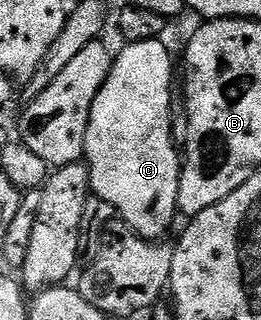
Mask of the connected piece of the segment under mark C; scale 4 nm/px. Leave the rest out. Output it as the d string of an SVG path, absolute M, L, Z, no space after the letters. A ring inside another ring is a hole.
M159 39L156 41L145 41L144 43L126 43L121 47L122 50L117 50L116 56L114 57L114 65L110 68L110 74L108 75L108 79L104 83L104 87L100 87L100 91L96 95L96 99L92 103L92 111L90 112L90 118L88 119L88 131L86 132L86 151L84 154L84 164L87 169L90 170L90 187L93 193L93 196L99 197L100 199L104 199L111 207L114 208L115 214L121 220L126 222L128 227L132 227L137 233L141 235L141 237L145 237L147 241L158 241L159 239L165 238L162 237L166 232L170 229L170 224L173 223L174 217L177 218L179 216L178 211L178 188L180 187L180 179L182 178L182 161L180 160L180 153L178 153L174 148L176 148L176 142L174 140L174 136L172 135L172 127L170 126L170 108L172 107L172 95L176 91L176 85L174 85L174 61L170 58L170 49L165 45L165 40Z

